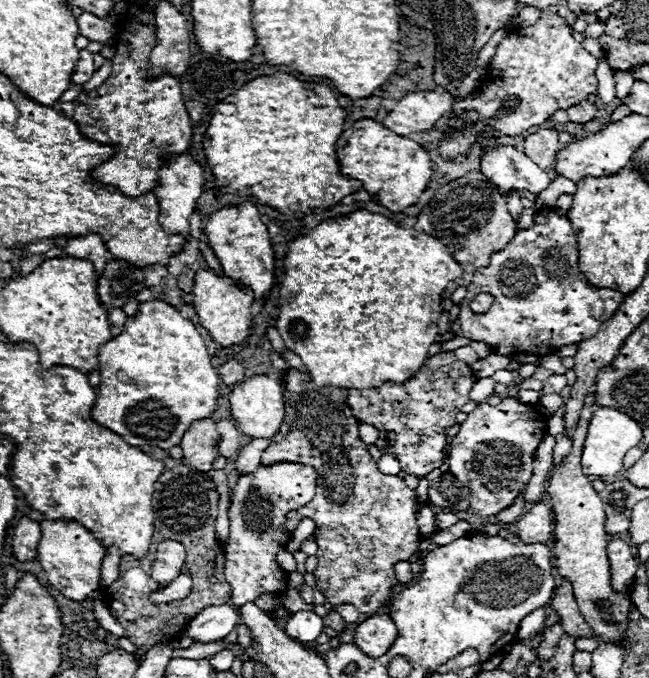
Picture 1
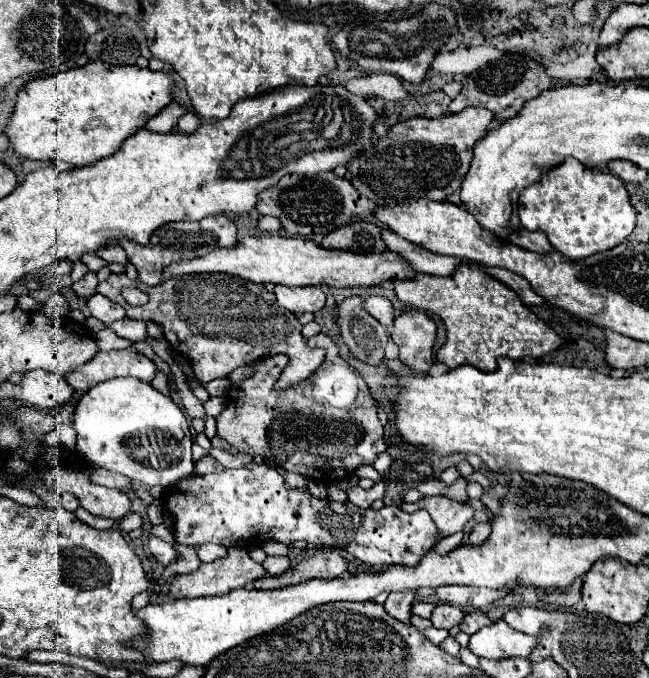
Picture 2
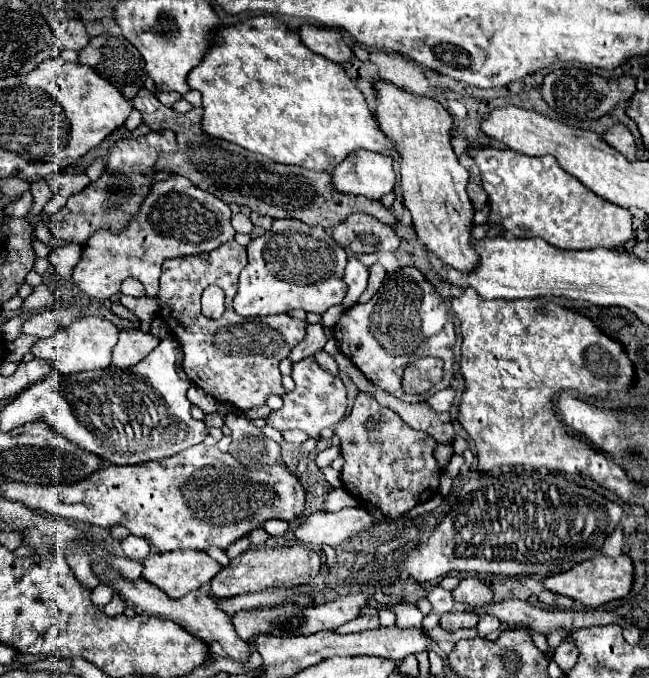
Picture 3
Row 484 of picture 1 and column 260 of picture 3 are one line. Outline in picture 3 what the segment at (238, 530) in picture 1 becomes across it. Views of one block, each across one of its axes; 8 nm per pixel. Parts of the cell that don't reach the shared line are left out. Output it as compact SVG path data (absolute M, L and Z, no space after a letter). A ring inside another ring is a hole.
M296 218L274 220L270 230L266 230L262 236L254 238L248 244L248 264L240 274L240 286L234 296L234 310L244 318L282 314L282 312L296 310L296 308L300 308L304 312L322 314L330 306L340 304L346 294L346 284L342 280L346 260L348 260L348 256L346 256L344 248L334 242L332 234L326 228L310 226Z

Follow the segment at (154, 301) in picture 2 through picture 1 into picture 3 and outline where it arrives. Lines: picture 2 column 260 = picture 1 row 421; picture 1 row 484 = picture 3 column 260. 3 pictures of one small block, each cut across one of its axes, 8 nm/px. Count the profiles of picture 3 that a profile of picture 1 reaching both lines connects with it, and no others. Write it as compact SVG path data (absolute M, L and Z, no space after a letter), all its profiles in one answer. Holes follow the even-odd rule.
M236 240L218 246L208 254L180 256L162 264L160 278L160 316L170 324L172 334L182 344L182 368L188 378L206 394L222 404L232 404L240 412L262 406L270 394L286 394L278 370L280 360L288 358L290 350L304 338L306 320L290 318L288 314L270 316L270 324L238 318L232 308L232 298L238 290L238 276L246 266L246 248ZM208 284L218 284L226 292L226 310L218 320L206 318L200 312L200 296Z

